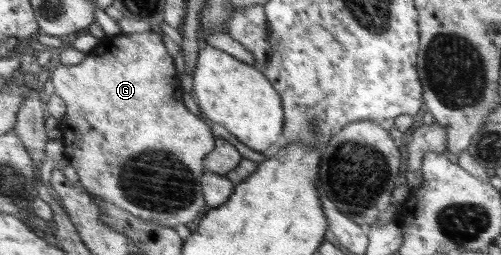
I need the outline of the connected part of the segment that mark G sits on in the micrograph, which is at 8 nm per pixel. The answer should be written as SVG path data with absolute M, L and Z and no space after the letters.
M152 30L143 33L117 34L116 36L105 36L99 40L99 44L86 54L86 58L77 65L59 65L50 75L47 87L50 91L57 94L66 105L66 114L60 121L59 129L62 132L64 145L64 158L68 160L69 165L73 166L78 175L78 182L84 186L87 192L99 200L111 202L111 204L128 210L129 213L144 219L146 221L156 222L158 225L176 228L185 225L189 221L193 221L199 211L205 207L203 203L203 165L199 165L208 153L213 151L216 145L213 145L213 135L211 129L203 123L203 119L197 119L189 109L185 109L185 105L181 103L181 87L179 87L179 79L175 73L175 65L173 65L173 57L169 57L169 53L165 51L165 45L161 41L161 36Z

